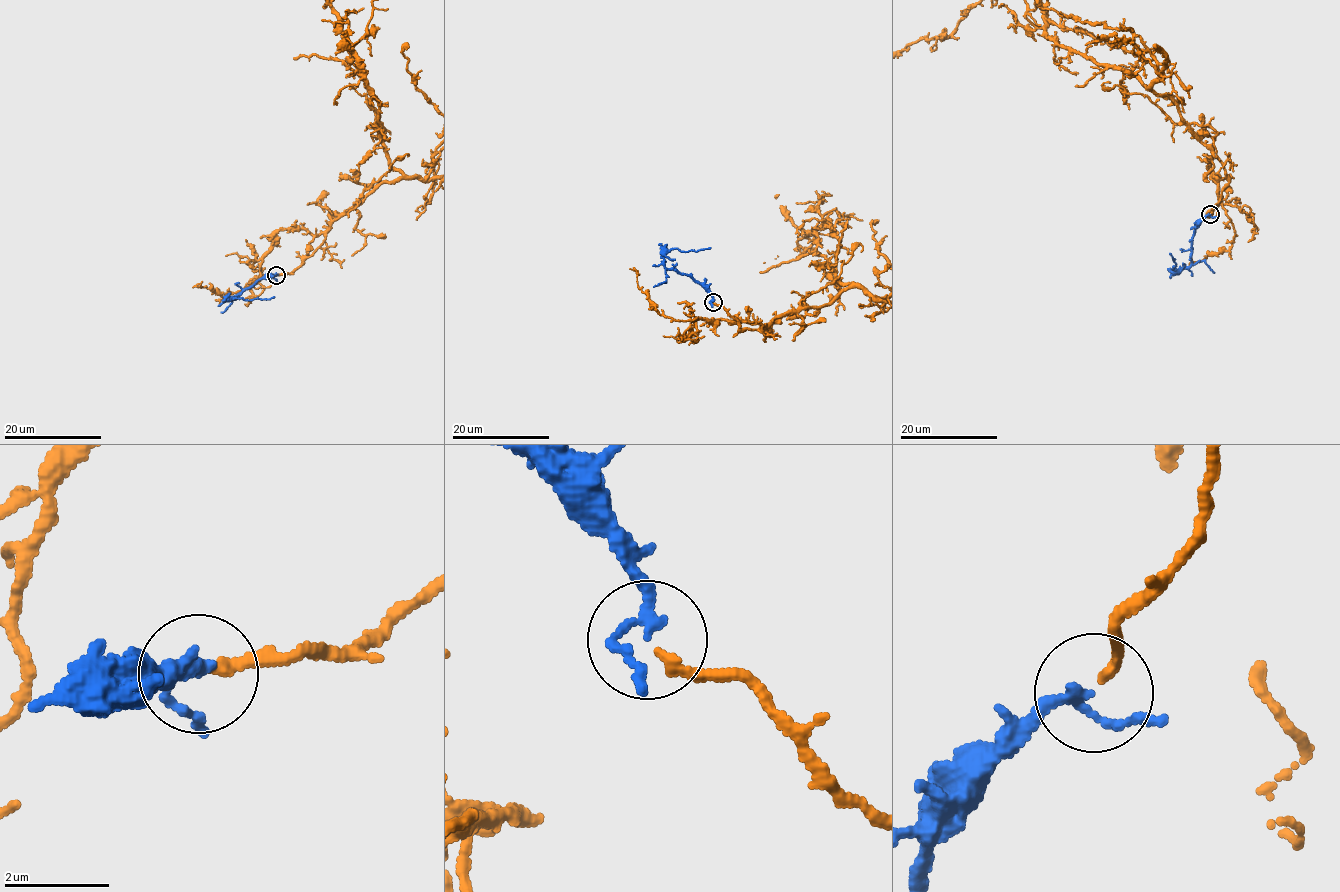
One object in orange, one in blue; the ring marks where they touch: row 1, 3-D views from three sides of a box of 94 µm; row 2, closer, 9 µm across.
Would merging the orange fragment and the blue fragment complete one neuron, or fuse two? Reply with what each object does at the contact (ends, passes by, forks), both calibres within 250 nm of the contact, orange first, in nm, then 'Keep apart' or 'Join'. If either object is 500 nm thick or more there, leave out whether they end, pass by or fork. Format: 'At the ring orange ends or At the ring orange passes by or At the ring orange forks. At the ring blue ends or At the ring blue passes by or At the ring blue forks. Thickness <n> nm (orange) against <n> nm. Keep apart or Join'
At the ring orange ends. At the ring blue passes by. Thickness 190 nm (orange) against 160 nm. Join

